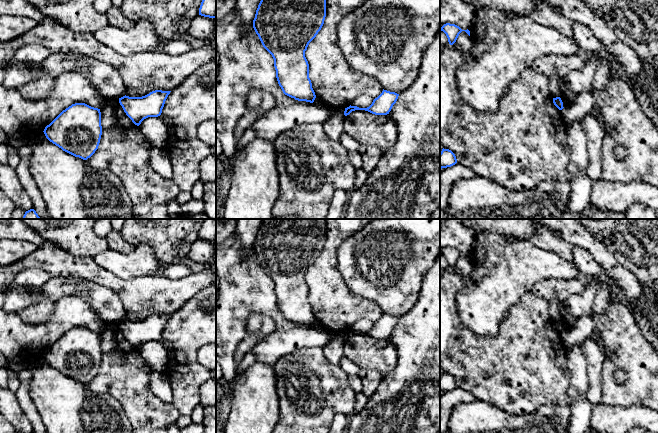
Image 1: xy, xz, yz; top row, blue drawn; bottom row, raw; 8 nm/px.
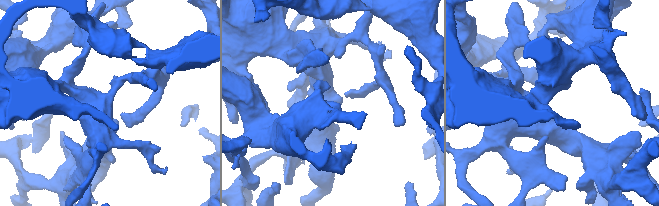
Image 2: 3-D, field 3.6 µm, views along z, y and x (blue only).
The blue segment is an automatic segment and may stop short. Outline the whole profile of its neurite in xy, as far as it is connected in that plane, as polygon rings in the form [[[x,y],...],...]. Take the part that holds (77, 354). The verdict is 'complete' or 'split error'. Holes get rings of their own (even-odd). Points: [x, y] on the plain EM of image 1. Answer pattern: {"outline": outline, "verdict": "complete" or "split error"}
{"outline": [[[85,327],[72,328],[47,349],[43,356],[50,366],[63,375],[87,384],[100,367],[100,333]]], "verdict": "complete"}

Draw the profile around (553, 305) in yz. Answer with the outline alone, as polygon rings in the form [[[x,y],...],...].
[[[552,299],[548,301],[548,312],[551,317],[551,319],[556,322],[560,321],[560,306],[559,301],[556,299]]]

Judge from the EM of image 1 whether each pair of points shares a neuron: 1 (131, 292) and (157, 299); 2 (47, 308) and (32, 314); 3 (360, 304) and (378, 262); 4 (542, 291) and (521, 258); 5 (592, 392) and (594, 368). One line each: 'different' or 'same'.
1: same
2: same
3: different
4: different
5: same

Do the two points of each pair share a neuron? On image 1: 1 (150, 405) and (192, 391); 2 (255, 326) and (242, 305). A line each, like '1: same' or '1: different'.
1: different
2: different

